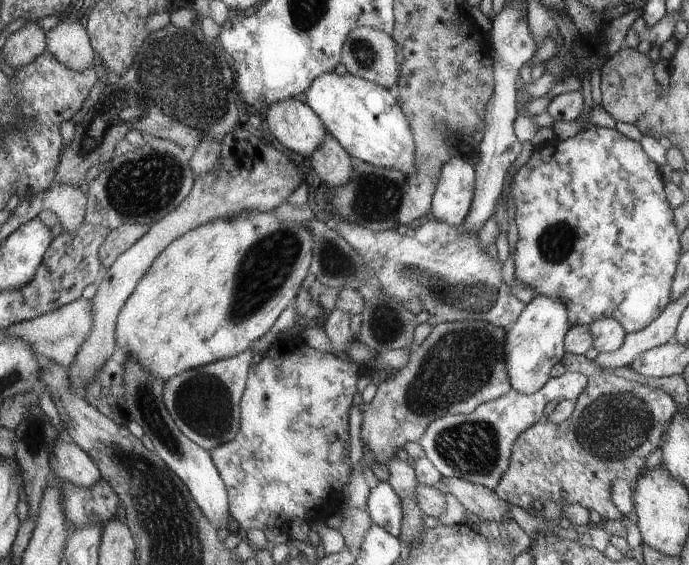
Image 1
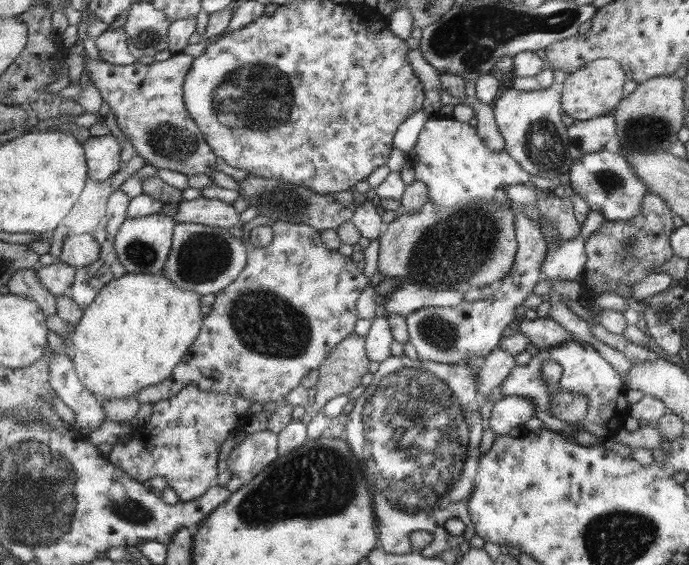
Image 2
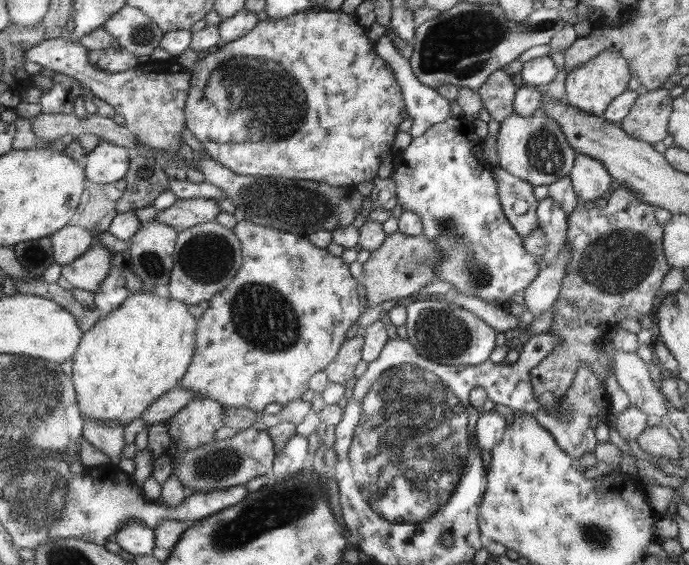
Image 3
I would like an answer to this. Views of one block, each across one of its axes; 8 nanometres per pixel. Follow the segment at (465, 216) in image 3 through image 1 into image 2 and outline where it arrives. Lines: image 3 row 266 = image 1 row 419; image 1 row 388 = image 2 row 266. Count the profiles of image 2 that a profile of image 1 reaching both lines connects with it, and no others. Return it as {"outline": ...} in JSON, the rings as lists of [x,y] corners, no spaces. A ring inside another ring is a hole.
{"outline":[[[589,210],[587,220],[581,226],[581,232],[573,240],[561,240],[557,248],[551,248],[541,262],[541,280],[575,280],[583,282],[585,278],[585,240],[599,230],[603,216],[595,210]]]}

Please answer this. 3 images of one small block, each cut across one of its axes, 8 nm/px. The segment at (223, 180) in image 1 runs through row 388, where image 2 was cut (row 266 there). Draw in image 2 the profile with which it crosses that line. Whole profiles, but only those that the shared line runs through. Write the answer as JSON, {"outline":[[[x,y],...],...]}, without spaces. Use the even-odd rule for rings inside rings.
{"outline":[[[91,234],[69,236],[63,242],[63,254],[59,256],[61,262],[71,264],[75,268],[87,268],[99,258],[101,258],[101,242],[97,242],[97,238]]]}

